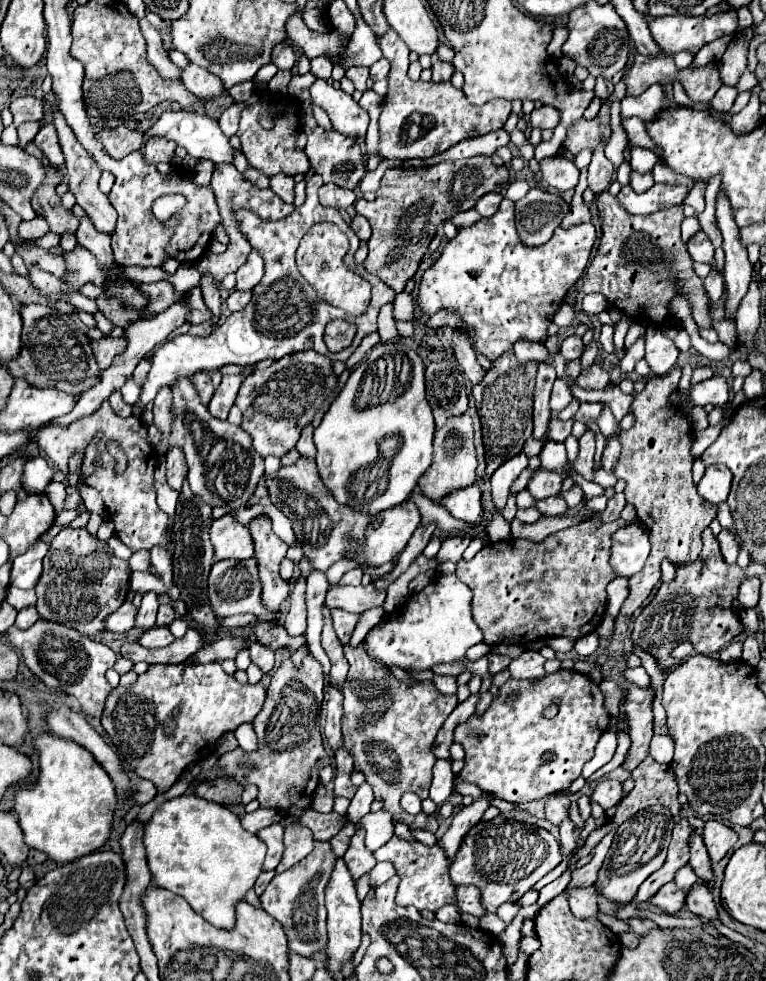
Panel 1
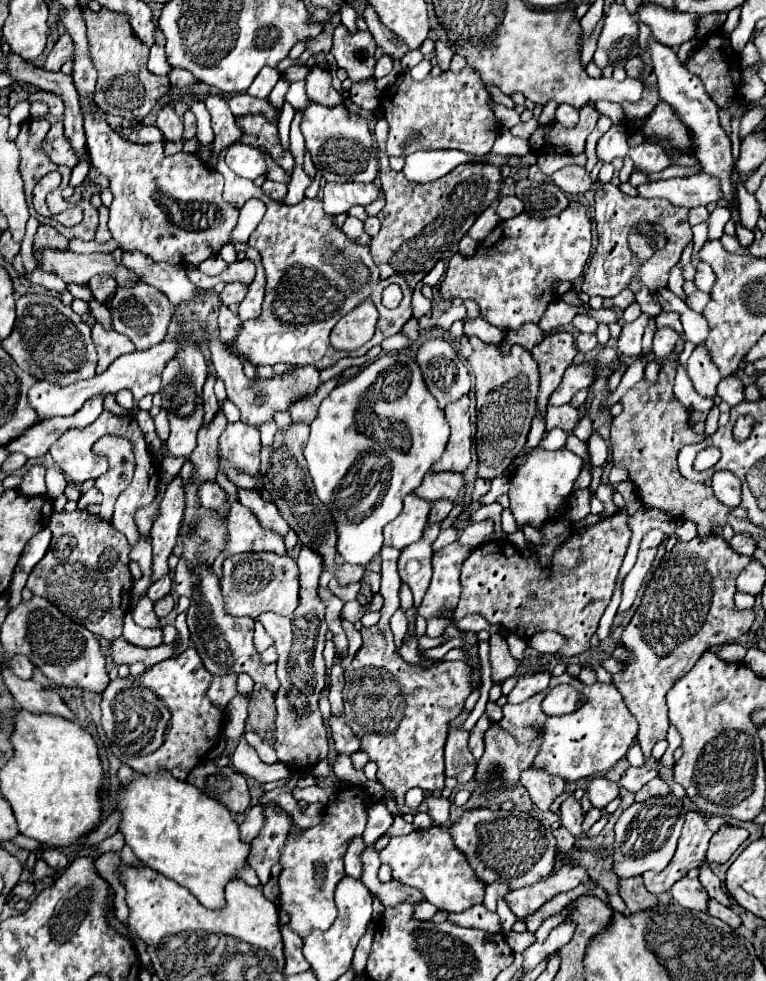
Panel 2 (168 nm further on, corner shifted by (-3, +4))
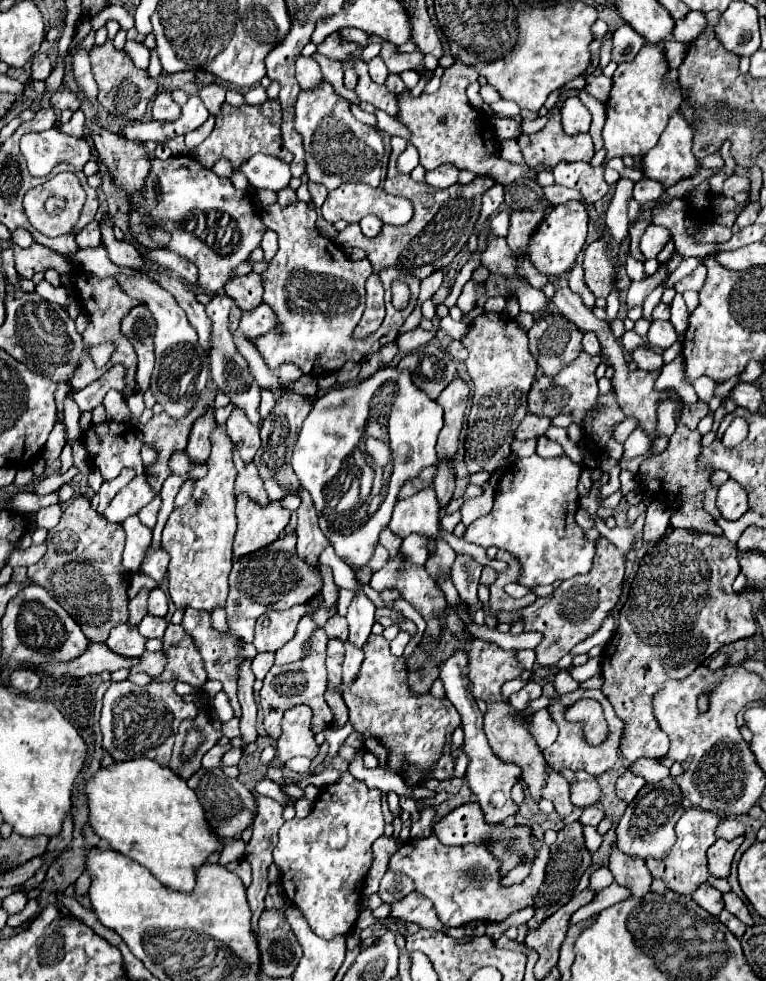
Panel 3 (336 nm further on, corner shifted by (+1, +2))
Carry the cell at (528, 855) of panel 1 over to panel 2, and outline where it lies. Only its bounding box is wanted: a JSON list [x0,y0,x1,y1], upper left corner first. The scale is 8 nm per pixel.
[449,808,557,890]

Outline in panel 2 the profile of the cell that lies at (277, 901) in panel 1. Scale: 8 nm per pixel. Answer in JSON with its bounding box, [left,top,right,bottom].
[279,786,371,936]

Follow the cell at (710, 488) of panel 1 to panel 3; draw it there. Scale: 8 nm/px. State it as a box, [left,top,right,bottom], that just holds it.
[717,480,747,520]

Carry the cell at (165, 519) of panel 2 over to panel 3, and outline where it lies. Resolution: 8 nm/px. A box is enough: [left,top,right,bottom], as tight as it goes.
[129,590,149,626]

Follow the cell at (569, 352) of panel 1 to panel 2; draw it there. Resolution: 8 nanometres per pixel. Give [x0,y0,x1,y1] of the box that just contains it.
[577,334,597,352]

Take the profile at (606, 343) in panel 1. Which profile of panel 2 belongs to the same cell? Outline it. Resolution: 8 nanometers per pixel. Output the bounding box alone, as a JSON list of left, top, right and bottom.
[617,314,649,358]

